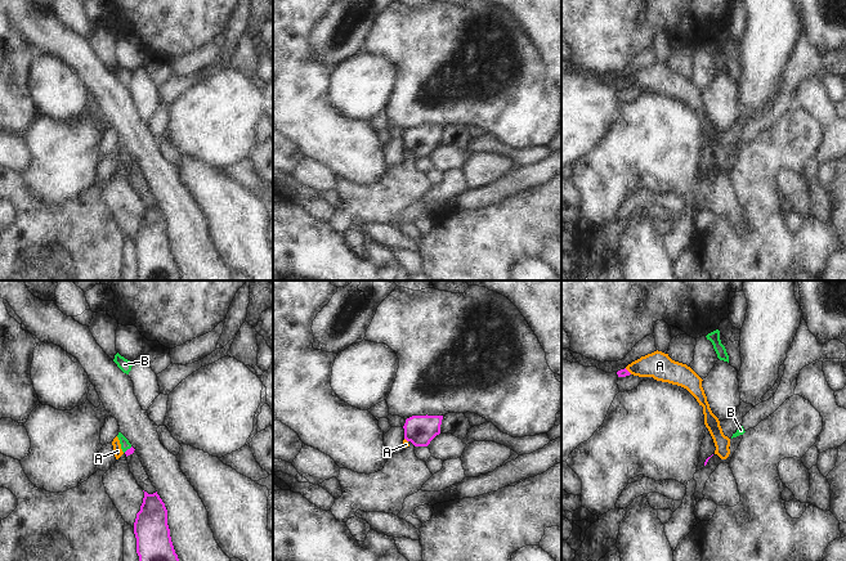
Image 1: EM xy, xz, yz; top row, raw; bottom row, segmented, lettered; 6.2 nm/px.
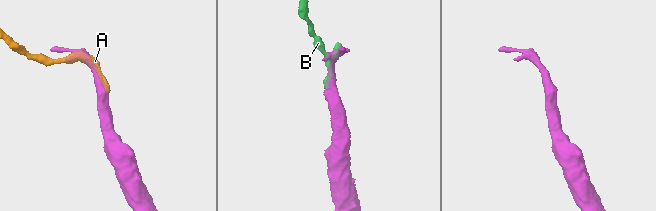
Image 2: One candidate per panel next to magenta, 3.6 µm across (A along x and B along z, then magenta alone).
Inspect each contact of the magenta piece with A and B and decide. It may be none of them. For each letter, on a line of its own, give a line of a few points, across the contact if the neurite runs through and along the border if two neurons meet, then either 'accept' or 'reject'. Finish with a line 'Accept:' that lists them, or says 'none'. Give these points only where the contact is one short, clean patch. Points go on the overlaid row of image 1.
A: reject
B: line xy (131, 449), (128, 449), (124, 441); accept
Accept: B

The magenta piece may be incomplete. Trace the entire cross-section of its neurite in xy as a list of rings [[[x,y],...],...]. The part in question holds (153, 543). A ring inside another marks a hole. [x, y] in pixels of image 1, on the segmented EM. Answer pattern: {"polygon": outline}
{"polygon": [[[144,492],[134,522],[134,534],[139,561],[179,561],[170,537],[167,510],[157,492]]]}

